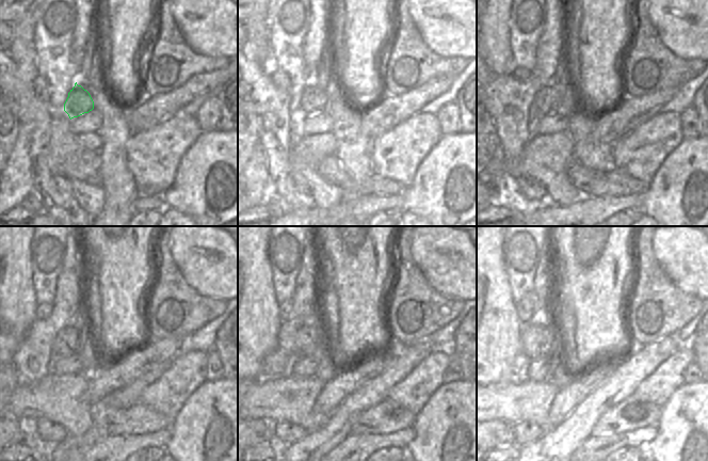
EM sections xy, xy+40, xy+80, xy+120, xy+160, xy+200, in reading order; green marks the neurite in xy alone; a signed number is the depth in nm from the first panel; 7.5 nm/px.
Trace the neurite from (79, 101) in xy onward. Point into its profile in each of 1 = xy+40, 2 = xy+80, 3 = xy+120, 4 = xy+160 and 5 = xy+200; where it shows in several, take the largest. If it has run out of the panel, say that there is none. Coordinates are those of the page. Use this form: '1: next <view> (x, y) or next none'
1: next xy+40 (314, 100)
2: next xy+80 (547, 100)
3: next xy+120 (66, 342)
4: next xy+160 (305, 343)
5: next xy+200 (537, 340)

